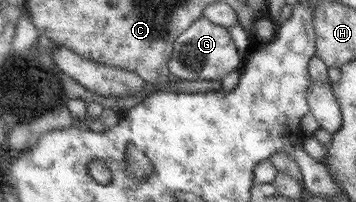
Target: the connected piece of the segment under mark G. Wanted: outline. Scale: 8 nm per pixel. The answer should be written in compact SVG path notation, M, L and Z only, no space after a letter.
M201 16L176 38L169 64L175 79L215 80L231 74L235 69L243 69L245 58L237 51L227 28Z

